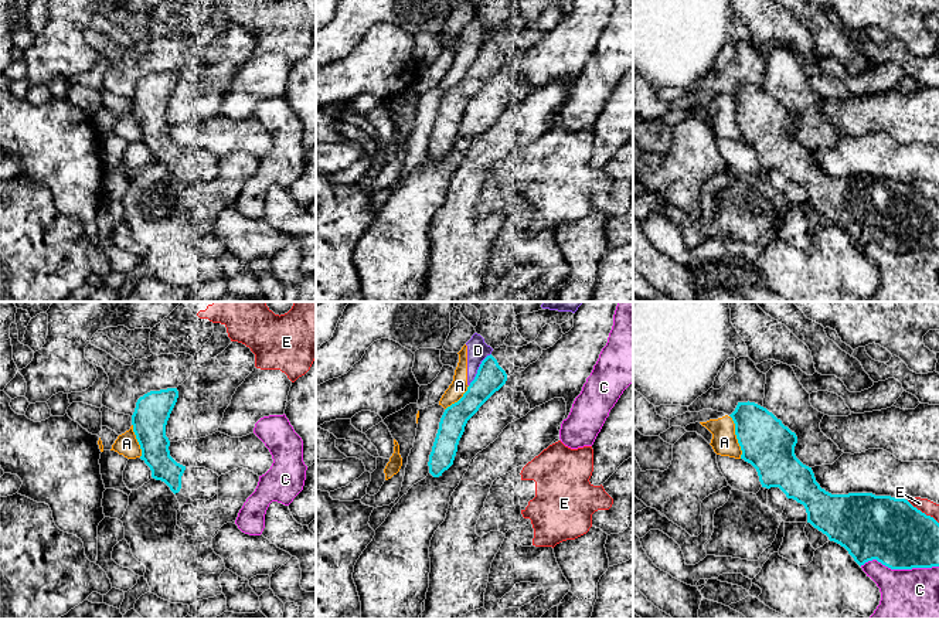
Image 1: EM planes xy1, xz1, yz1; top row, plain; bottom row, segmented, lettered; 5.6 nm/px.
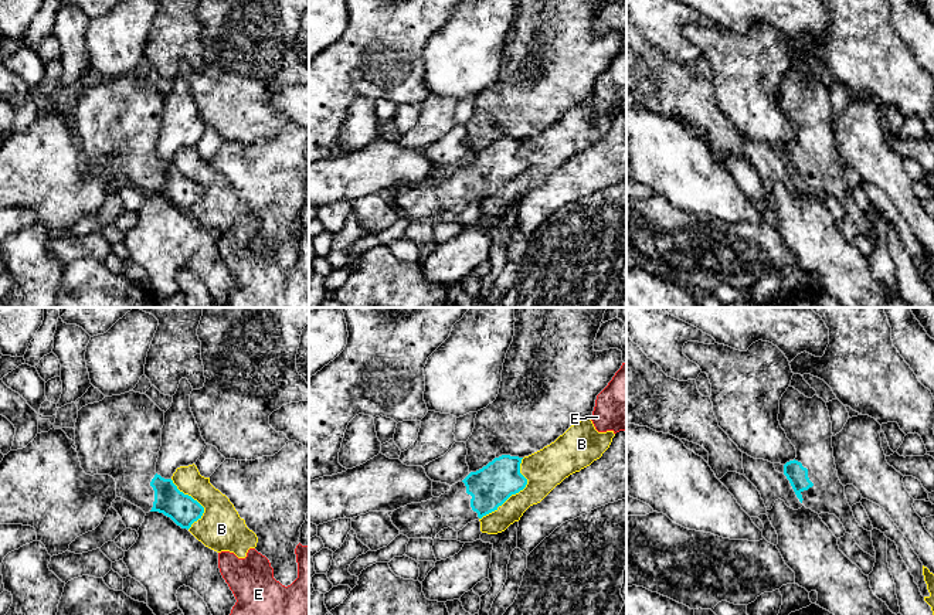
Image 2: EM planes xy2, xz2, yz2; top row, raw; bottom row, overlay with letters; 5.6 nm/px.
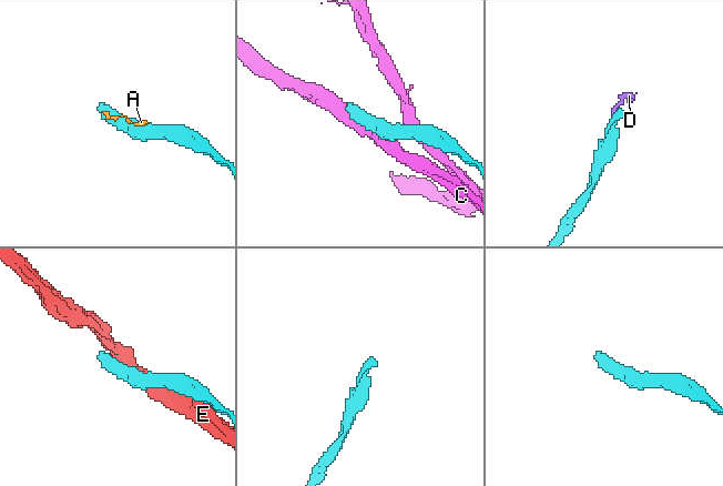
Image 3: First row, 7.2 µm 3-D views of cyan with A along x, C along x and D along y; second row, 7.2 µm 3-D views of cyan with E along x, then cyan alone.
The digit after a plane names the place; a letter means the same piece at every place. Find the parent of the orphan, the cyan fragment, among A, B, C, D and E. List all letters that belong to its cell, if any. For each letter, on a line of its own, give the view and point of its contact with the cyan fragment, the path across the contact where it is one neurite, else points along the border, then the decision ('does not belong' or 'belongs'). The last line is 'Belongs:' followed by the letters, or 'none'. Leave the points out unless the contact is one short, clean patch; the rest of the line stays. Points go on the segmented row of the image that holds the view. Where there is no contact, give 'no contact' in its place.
A: meets cyan in yz1 at (737, 436); border along yz1 (730, 415), (741, 458); does not belong
B: meets cyan in xz2 at (516, 492); does not belong
C: meets cyan in yz1 at (900, 568); does not belong
D: meets cyan in xz1 at (477, 370); border along xz1 (490, 353), (482, 361), (469, 385); does not belong
E: meets cyan in yz1 at (921, 512); does not belong
Belongs: none

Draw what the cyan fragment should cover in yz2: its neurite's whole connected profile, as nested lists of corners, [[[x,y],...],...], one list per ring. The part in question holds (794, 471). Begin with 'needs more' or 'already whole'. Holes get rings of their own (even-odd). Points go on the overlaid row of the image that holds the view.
needs more; [[[789,385],[780,400],[778,421],[797,449],[797,458],[784,465],[784,475],[799,502],[818,514],[835,514],[856,544],[876,557],[872,531],[856,521],[838,478],[826,402],[818,395],[808,398]]]

